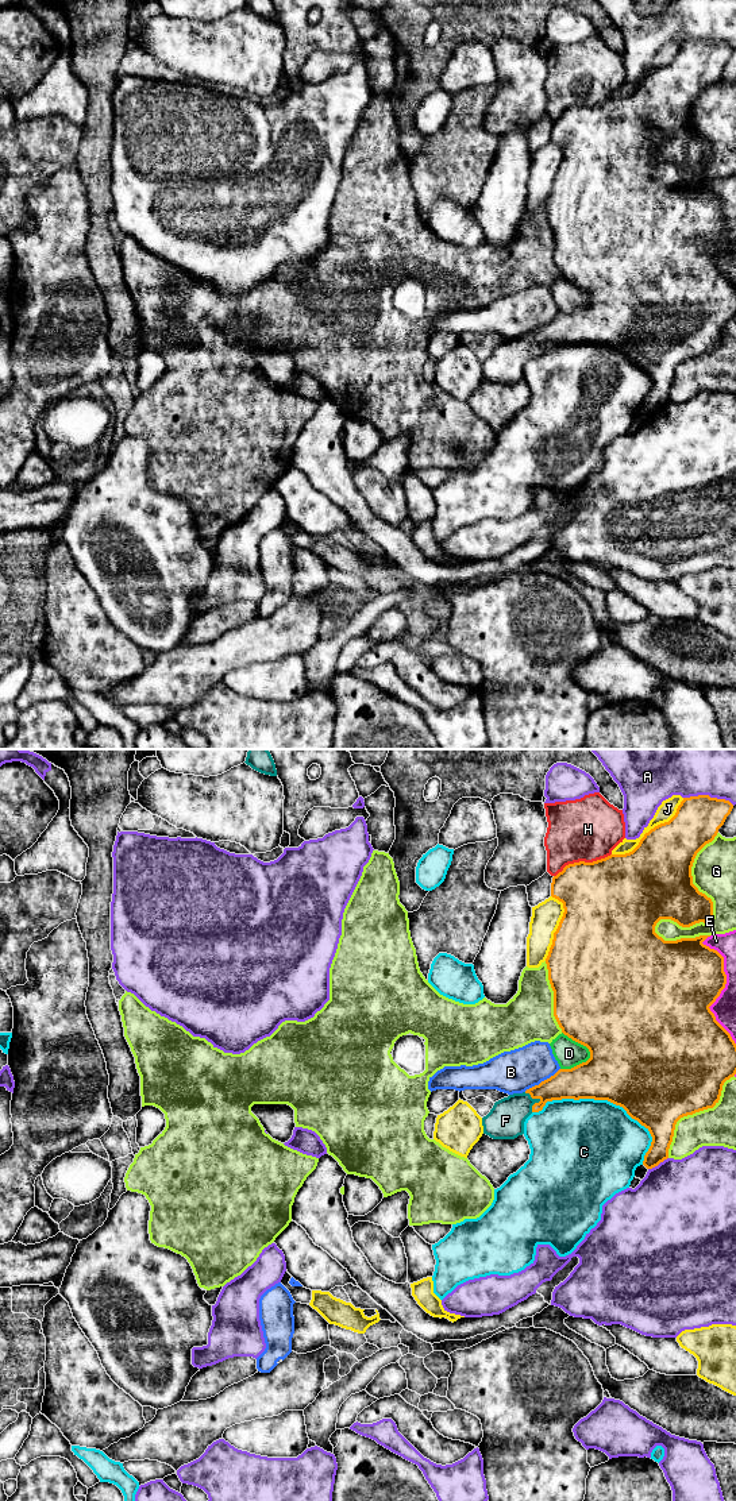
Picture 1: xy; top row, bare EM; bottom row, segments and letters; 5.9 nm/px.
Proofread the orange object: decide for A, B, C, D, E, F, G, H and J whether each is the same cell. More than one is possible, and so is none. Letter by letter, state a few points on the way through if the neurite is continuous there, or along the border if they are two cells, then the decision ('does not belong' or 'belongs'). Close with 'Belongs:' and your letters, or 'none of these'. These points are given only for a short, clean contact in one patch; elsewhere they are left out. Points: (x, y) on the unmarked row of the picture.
A: does not belong
B: does not belong
C: does not belong
D: does not belong
E: does not belong
F: runs through xy (577, 327), (551, 332), (538, 342), (521, 348), (505, 365); belongs
G: does not belong
H: does not belong
J: does not belong
Belongs: F

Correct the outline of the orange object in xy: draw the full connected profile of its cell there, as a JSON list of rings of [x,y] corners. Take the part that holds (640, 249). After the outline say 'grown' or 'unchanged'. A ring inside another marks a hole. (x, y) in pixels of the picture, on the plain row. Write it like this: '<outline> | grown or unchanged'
[[[709,39],[683,42],[675,59],[646,77],[632,96],[569,108],[552,121],[551,140],[564,153],[546,202],[554,235],[554,261],[564,279],[589,293],[590,302],[571,313],[559,313],[523,337],[496,346],[482,362],[483,378],[493,383],[523,379],[525,363],[542,355],[547,346],[608,344],[623,351],[650,375],[652,386],[643,409],[652,413],[668,402],[677,366],[718,347],[724,327],[736,319],[736,288],[709,252],[727,228],[724,201],[702,188],[710,180],[664,185],[655,177],[655,170],[660,163],[671,163],[690,171],[713,162],[713,146],[693,128],[691,111],[697,97],[714,84],[732,53],[729,45]]] | grown

